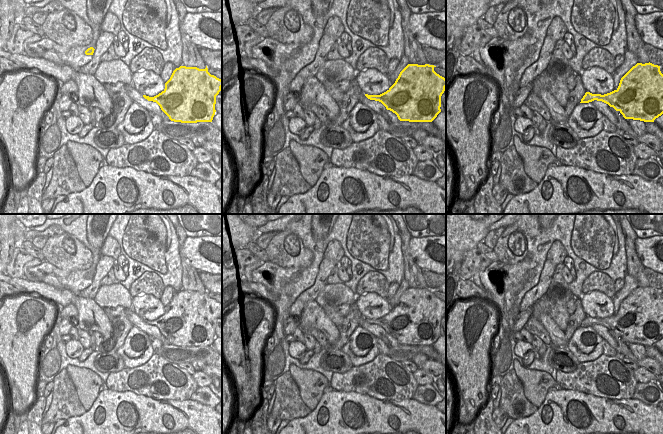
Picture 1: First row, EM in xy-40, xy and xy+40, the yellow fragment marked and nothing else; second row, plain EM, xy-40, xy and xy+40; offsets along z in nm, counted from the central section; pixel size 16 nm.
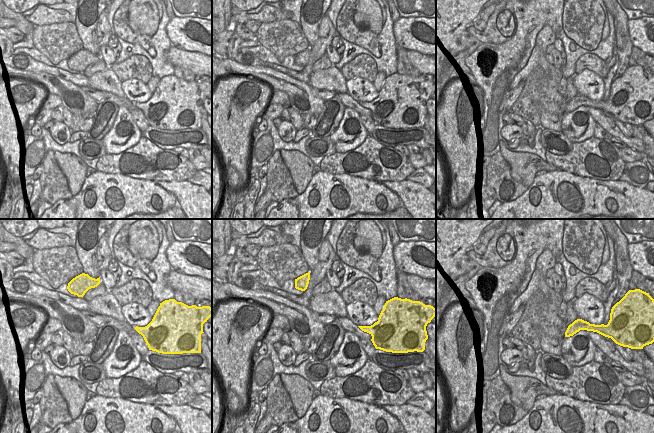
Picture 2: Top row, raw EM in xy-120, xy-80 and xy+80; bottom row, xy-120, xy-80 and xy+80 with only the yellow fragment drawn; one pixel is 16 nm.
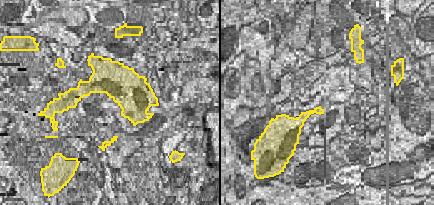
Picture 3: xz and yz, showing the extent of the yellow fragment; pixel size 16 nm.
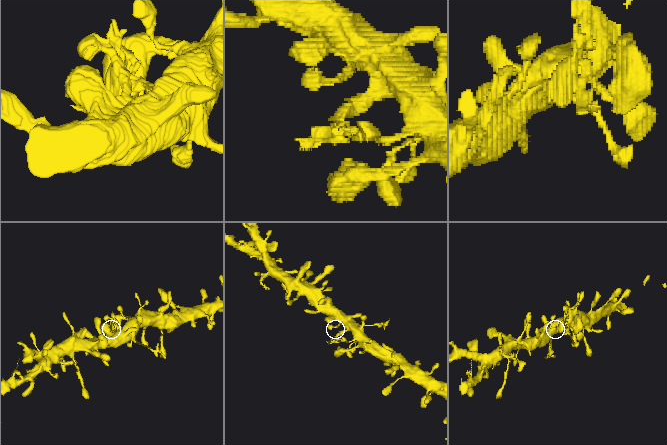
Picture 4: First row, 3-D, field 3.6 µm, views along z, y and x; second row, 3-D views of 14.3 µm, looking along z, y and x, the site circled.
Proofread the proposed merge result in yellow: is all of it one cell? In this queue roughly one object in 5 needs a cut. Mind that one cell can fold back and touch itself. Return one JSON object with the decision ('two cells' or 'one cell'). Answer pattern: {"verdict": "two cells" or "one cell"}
{"verdict": "one cell"}

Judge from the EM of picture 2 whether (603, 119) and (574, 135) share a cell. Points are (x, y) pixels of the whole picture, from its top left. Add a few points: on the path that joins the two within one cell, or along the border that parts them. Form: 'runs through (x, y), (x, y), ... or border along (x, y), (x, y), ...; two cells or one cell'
border along (587, 107), (591, 117), (596, 122); two cells

